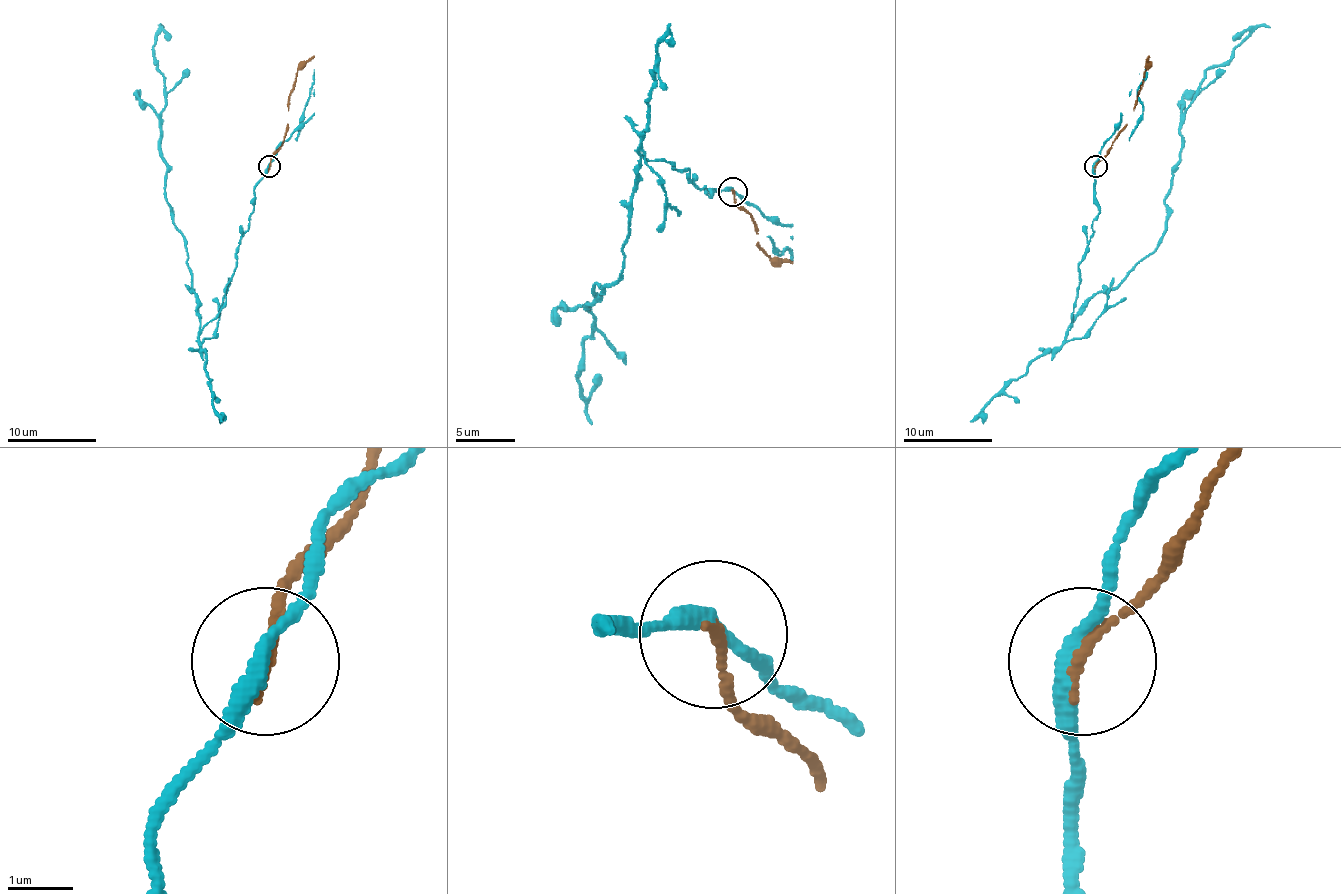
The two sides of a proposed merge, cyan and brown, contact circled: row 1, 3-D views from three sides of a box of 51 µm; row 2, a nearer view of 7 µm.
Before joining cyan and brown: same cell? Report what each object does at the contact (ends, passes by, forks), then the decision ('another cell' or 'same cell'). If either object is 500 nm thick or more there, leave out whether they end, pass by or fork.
cyan passes by | brown ends | another cell

